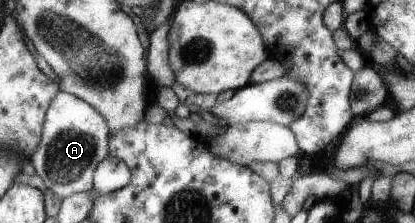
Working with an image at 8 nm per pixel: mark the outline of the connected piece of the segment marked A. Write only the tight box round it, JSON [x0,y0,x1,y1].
[31,91,111,199]

